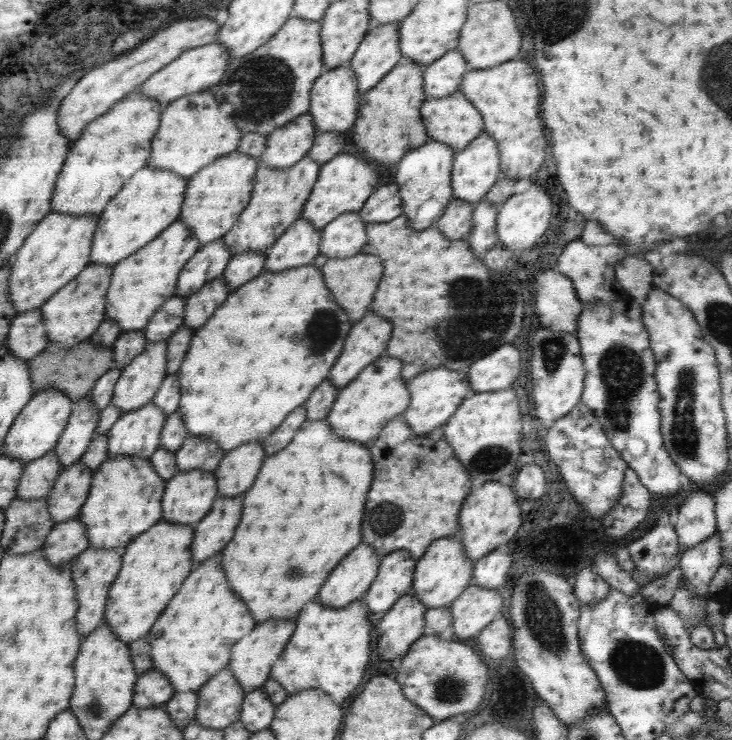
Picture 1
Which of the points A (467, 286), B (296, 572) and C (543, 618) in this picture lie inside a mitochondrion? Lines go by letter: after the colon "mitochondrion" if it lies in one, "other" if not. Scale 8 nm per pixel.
A: mitochondrion
B: mitochondrion
C: mitochondrion

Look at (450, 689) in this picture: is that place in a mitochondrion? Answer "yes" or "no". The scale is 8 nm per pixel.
yes

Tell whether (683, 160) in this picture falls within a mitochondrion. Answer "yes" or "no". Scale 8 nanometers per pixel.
no

